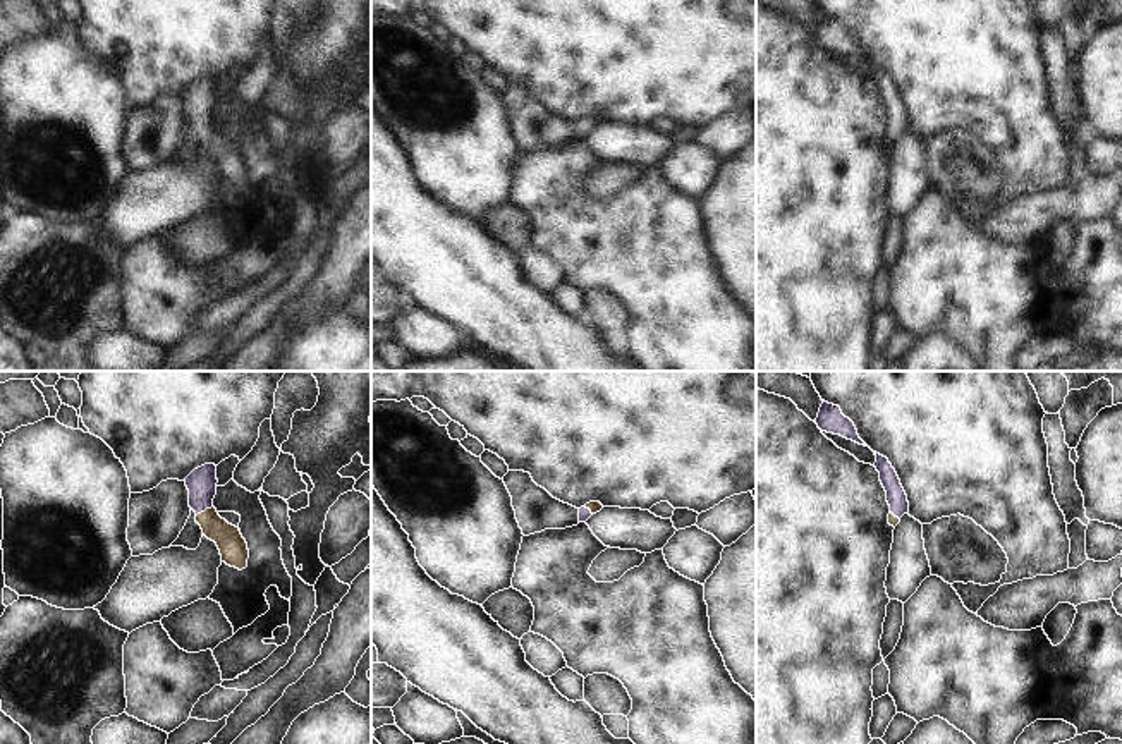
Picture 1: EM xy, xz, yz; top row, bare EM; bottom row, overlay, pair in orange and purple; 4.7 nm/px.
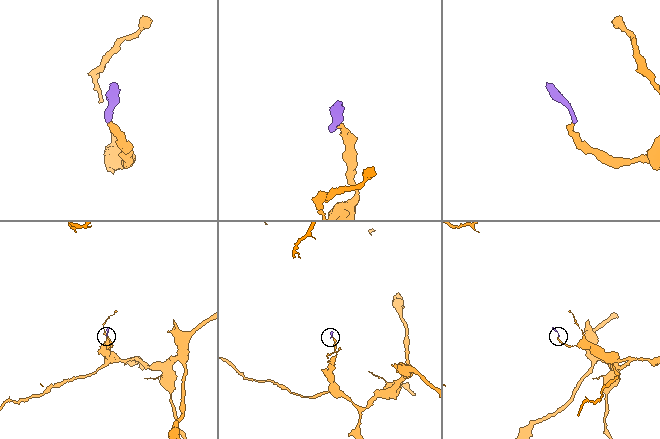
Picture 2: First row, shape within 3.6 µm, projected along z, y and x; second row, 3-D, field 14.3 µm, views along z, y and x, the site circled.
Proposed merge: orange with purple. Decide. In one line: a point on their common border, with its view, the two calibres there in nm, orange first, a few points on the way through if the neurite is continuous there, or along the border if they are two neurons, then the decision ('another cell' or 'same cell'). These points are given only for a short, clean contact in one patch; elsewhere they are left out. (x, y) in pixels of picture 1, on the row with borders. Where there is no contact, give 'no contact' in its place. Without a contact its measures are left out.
contact xy (205, 511); calibres 130 and 140 nm; way xy (232, 547), (205, 511), (201, 483); same cell

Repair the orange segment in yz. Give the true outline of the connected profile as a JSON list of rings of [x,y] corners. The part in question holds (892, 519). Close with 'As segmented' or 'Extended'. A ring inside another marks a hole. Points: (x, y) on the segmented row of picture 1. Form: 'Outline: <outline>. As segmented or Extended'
Outline: [[[876,452],[875,455],[875,467],[880,473],[880,481],[887,491],[887,502],[890,505],[888,524],[895,528],[900,522],[900,517],[909,512],[907,495],[888,459]]]. Extended.

